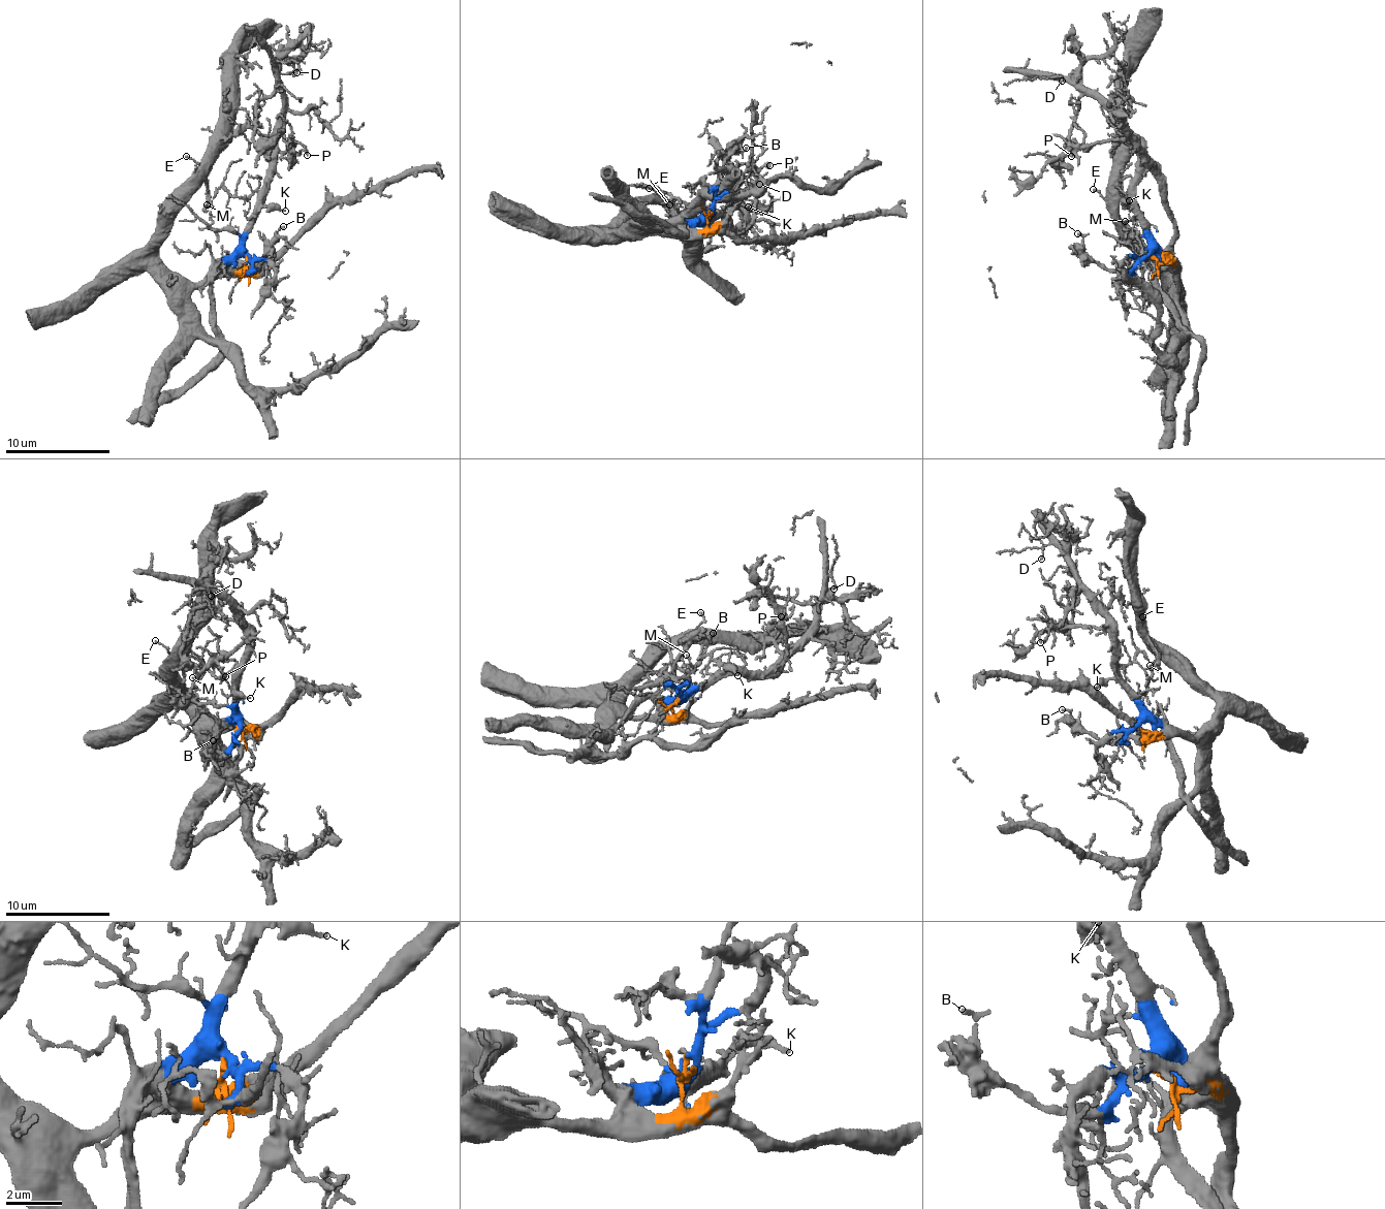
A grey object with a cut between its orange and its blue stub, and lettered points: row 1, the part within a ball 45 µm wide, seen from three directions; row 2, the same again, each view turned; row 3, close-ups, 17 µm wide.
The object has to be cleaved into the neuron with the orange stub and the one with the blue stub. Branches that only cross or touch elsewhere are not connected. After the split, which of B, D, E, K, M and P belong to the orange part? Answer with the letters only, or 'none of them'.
E, M

